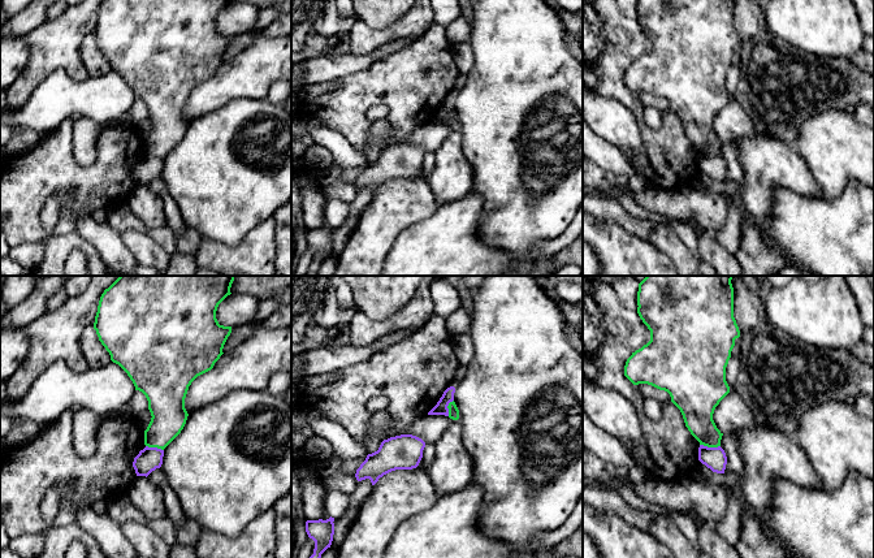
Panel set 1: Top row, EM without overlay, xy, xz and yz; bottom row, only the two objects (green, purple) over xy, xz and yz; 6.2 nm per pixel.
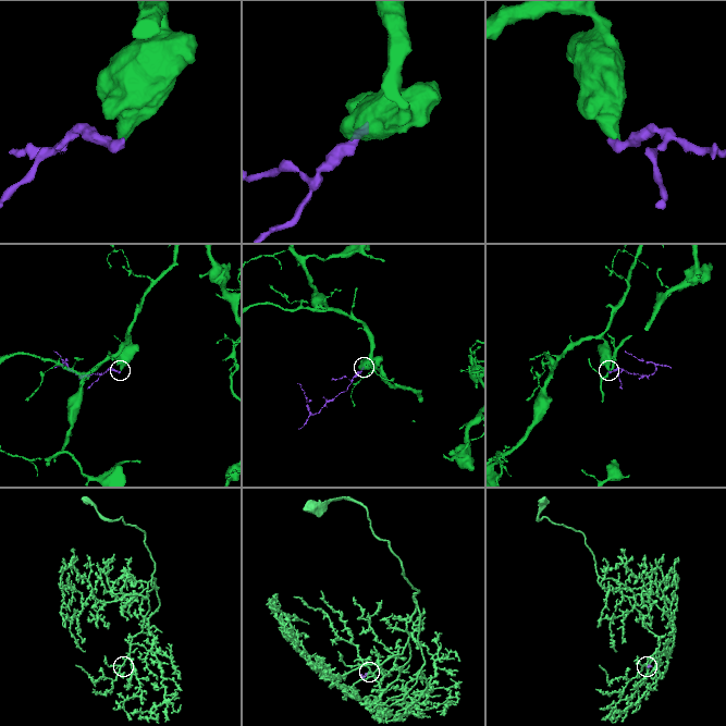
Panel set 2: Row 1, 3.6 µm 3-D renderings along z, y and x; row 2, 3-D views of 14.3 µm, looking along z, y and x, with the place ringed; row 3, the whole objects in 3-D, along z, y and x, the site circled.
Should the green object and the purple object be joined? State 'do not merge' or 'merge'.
do not merge

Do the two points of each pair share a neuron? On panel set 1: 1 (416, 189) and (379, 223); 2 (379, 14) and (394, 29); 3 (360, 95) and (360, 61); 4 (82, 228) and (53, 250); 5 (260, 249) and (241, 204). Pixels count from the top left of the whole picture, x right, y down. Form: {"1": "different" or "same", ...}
{"1": "same", "2": "different", "3": "different", "4": "different", "5": "different"}

